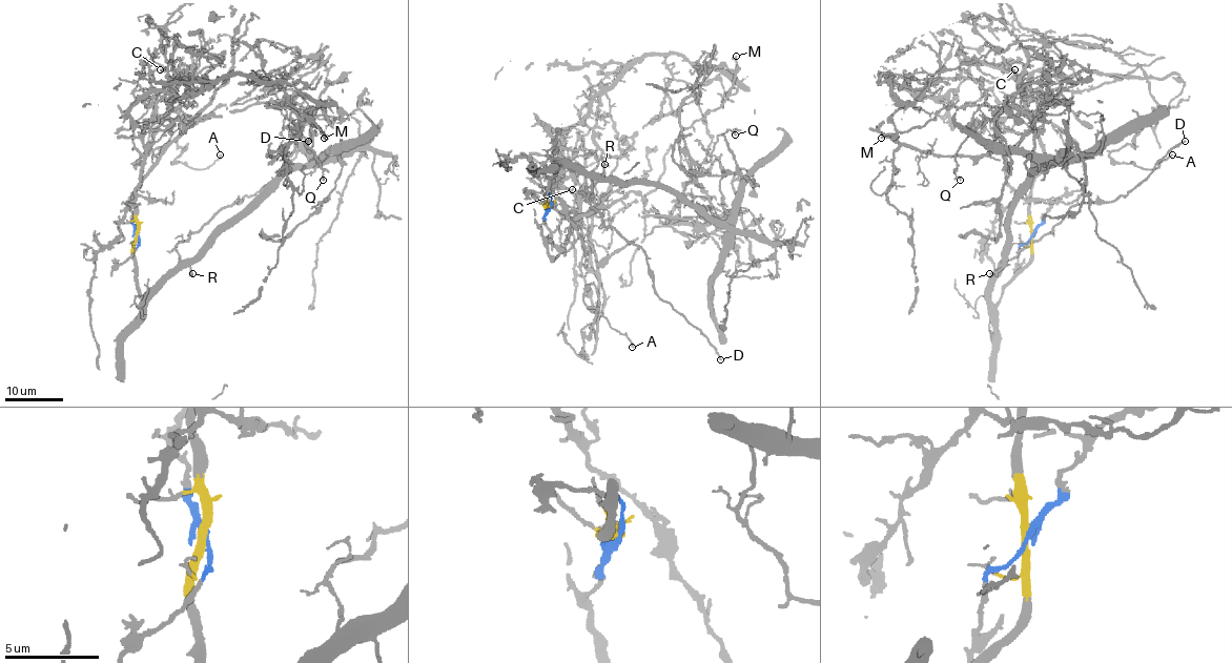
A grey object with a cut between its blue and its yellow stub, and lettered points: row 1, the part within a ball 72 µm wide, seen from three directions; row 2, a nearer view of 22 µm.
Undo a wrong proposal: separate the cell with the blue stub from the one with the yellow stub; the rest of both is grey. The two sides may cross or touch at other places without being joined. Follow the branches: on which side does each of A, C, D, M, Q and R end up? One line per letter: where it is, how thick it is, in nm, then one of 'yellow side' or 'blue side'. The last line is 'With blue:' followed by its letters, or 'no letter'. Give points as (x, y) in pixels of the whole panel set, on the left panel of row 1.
A: (220, 154) | 190 nm | blue side
C: (160, 69) | 140 nm | blue side
D: (308, 141) | 180 nm | yellow side
M: (324, 138) | 220 nm | yellow side
Q: (323, 180) | 90 nm | yellow side
R: (192, 273) | 160 nm | yellow side
With blue: A, C

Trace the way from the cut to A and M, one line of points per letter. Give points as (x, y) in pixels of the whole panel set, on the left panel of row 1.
A: (137, 234), (128, 200), (184, 70), (169, 101), (187, 144), (170, 163), (206, 168), (221, 153)
M: (137, 234), (135, 282), (144, 304), (293, 149), (296, 112), (267, 106), (289, 107), (323, 138)

